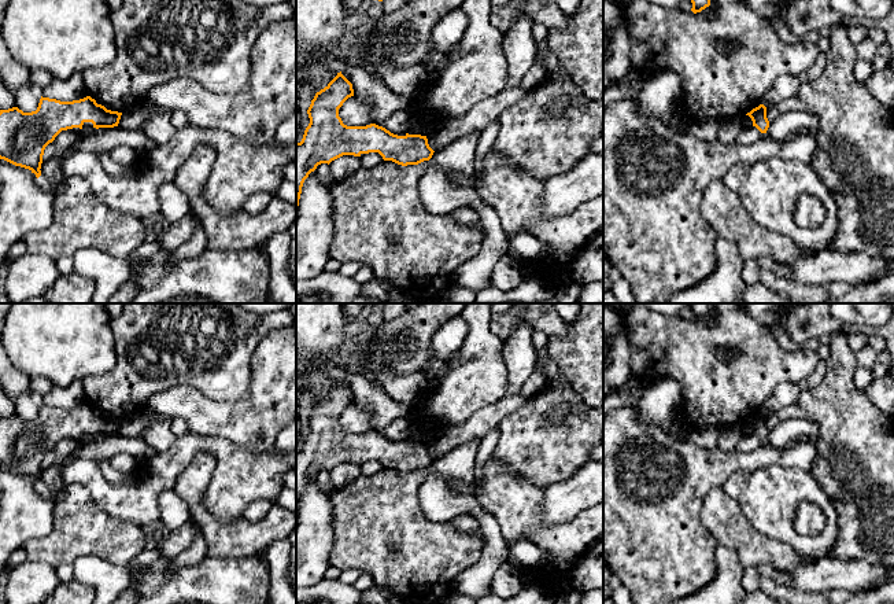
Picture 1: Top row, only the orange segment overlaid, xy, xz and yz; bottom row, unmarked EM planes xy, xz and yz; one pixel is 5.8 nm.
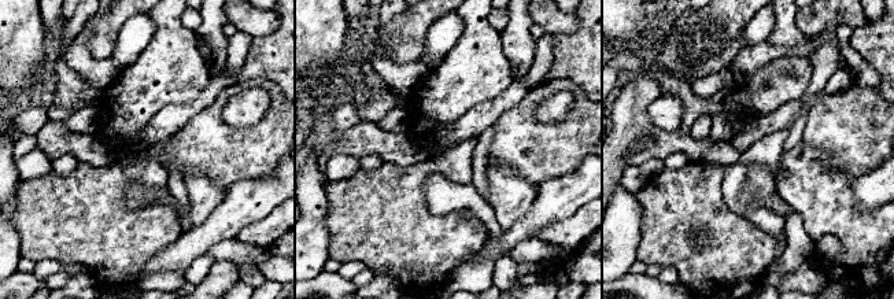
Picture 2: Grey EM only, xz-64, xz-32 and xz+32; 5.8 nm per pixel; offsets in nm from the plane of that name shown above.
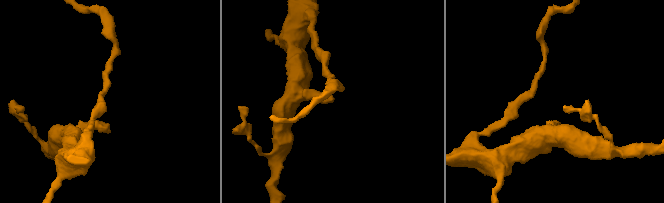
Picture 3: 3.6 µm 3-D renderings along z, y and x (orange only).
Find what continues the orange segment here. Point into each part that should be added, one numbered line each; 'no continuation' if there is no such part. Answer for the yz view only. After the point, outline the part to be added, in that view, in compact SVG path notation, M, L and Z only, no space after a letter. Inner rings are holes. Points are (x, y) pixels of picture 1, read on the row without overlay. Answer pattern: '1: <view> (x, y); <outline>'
no continuation

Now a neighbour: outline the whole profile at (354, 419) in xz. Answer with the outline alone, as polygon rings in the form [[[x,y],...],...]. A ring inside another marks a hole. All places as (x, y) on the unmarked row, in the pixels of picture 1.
[[[355,404],[348,405],[339,416],[339,424],[347,434],[366,434],[373,430],[370,410]]]

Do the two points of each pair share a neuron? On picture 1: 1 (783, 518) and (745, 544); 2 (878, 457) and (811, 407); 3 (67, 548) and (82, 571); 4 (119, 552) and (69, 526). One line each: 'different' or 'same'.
1: different
2: same
3: different
4: same

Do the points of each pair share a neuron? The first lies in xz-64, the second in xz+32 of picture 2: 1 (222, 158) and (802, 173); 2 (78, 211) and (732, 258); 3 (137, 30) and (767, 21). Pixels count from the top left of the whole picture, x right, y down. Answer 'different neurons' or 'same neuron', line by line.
1: different neurons
2: same neuron
3: same neuron

